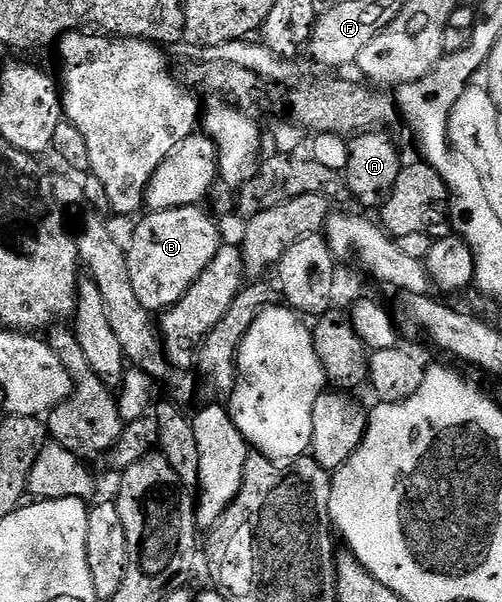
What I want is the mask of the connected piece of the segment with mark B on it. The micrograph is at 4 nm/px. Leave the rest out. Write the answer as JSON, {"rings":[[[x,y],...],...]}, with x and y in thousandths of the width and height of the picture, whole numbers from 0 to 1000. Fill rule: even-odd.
{"rings":[[[406,342],[359,344],[331,350],[299,350],[289,365],[265,384],[265,399],[253,404],[253,447],[261,453],[261,473],[269,480],[269,493],[277,493],[285,513],[301,520],[327,520],[351,507],[380,480],[380,473],[420,440],[428,420],[444,407],[444,397],[432,385],[432,370],[408,352]]]}

